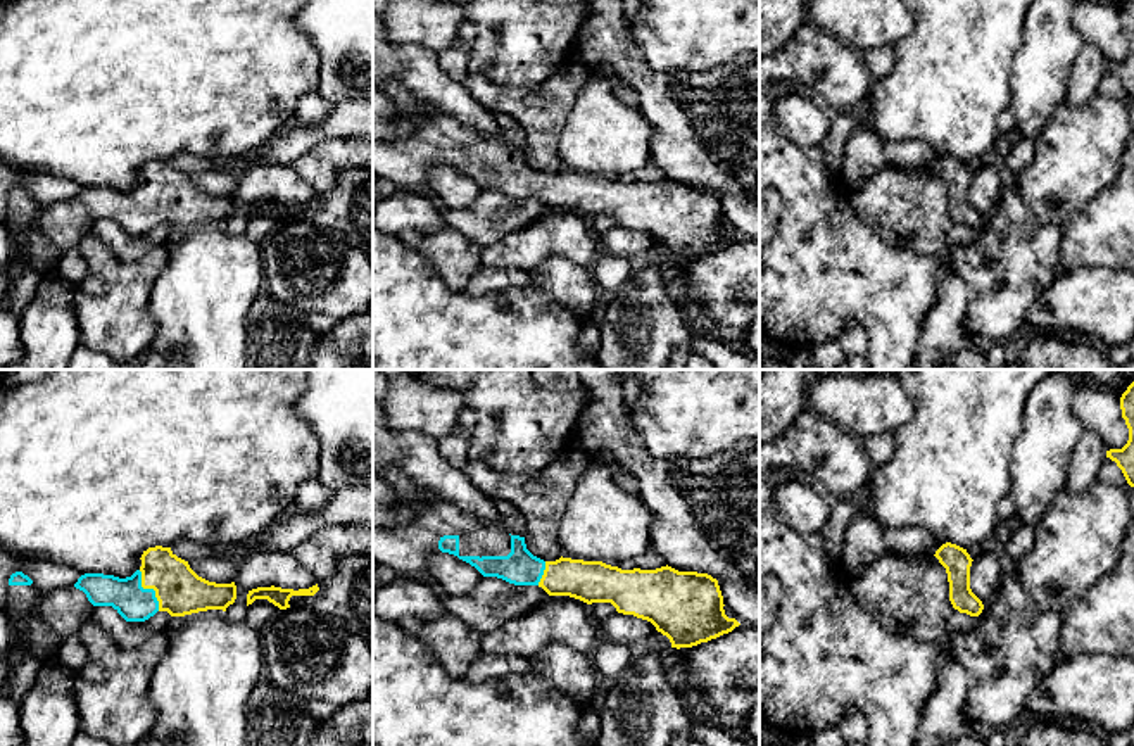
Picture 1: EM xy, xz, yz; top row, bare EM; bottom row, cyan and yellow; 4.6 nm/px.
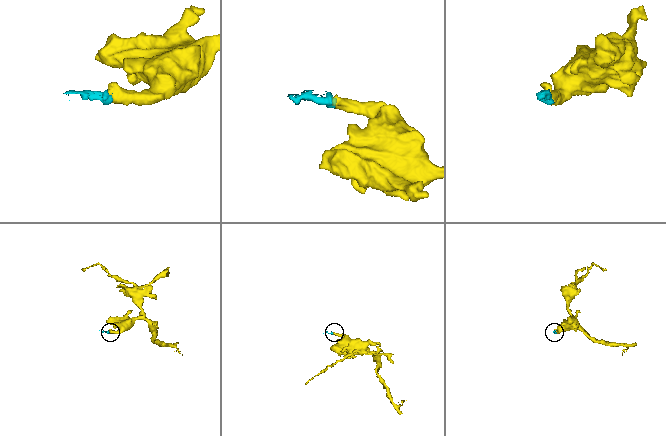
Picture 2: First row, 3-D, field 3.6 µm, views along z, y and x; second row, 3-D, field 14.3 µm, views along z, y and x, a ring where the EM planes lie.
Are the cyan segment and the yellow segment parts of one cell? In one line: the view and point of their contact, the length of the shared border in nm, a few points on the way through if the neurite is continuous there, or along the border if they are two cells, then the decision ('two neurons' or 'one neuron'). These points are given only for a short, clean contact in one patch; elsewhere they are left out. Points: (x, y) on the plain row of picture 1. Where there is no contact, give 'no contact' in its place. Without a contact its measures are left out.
meets cyan in xy at (151, 202); contact 220 nm long; runs through xy (133, 216), (151, 202), (180, 204); one neuron

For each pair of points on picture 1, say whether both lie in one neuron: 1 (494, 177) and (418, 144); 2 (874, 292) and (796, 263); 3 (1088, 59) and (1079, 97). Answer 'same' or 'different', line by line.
1: same
2: same
3: same

